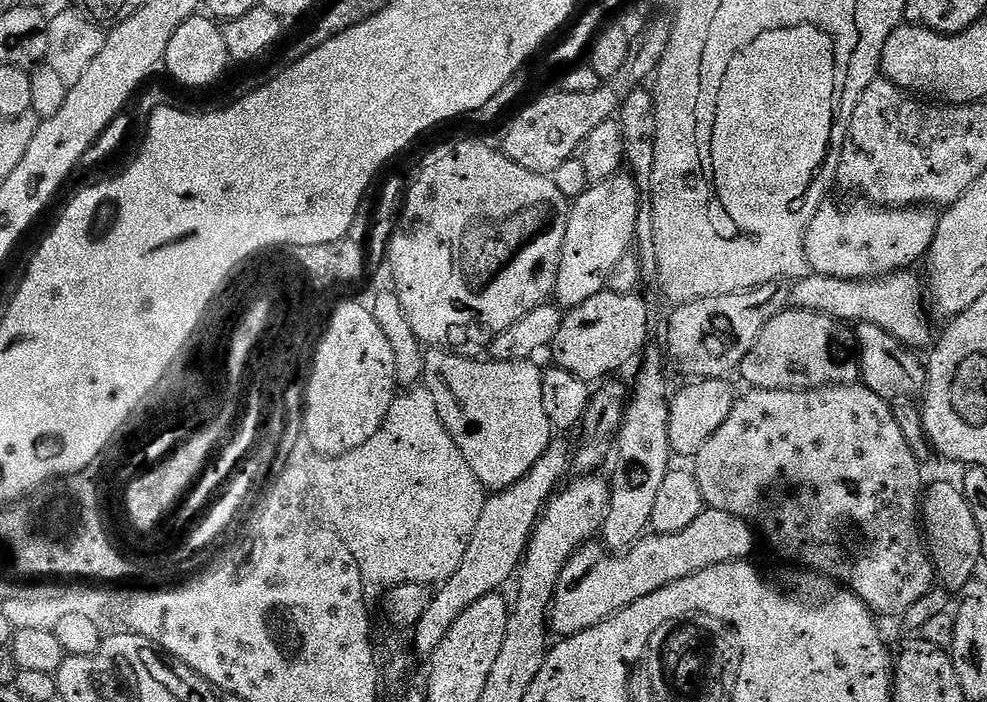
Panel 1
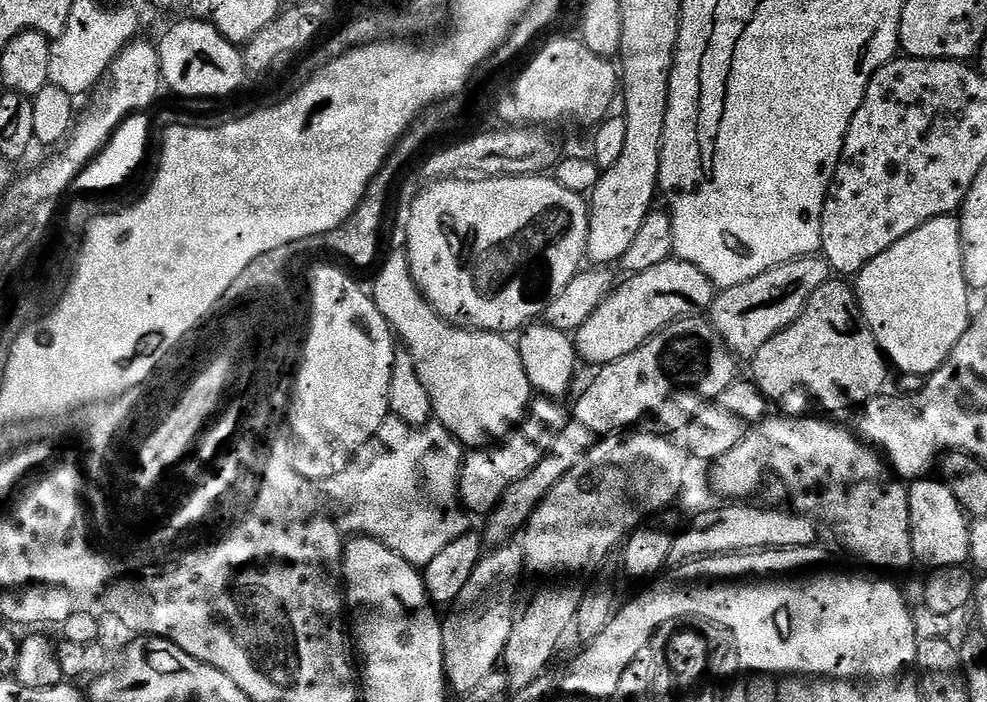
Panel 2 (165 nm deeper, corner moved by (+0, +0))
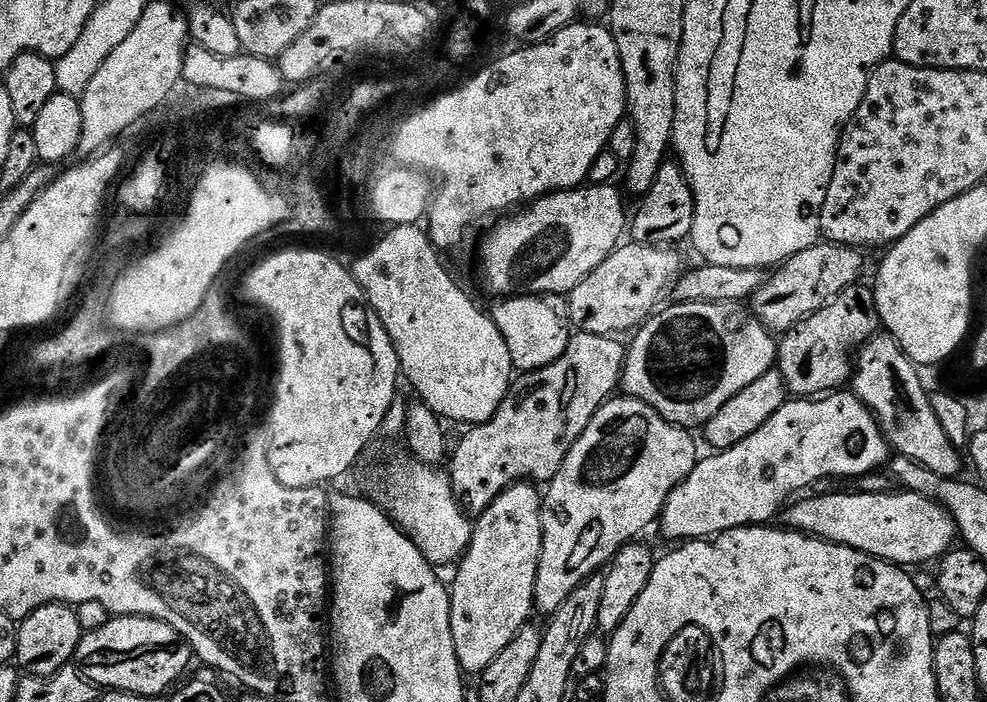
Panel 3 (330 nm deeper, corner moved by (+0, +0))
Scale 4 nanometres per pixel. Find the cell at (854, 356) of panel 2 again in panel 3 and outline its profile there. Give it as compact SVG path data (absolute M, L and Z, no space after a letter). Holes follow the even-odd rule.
M863 283L851 284L834 302L822 310L808 316L796 328L783 333L778 344L778 371L786 382L789 393L796 398L820 398L835 393L849 383L854 372L854 360L848 352L855 353L864 347L873 336L881 331L880 315L876 309L876 294L871 287L863 288Z

